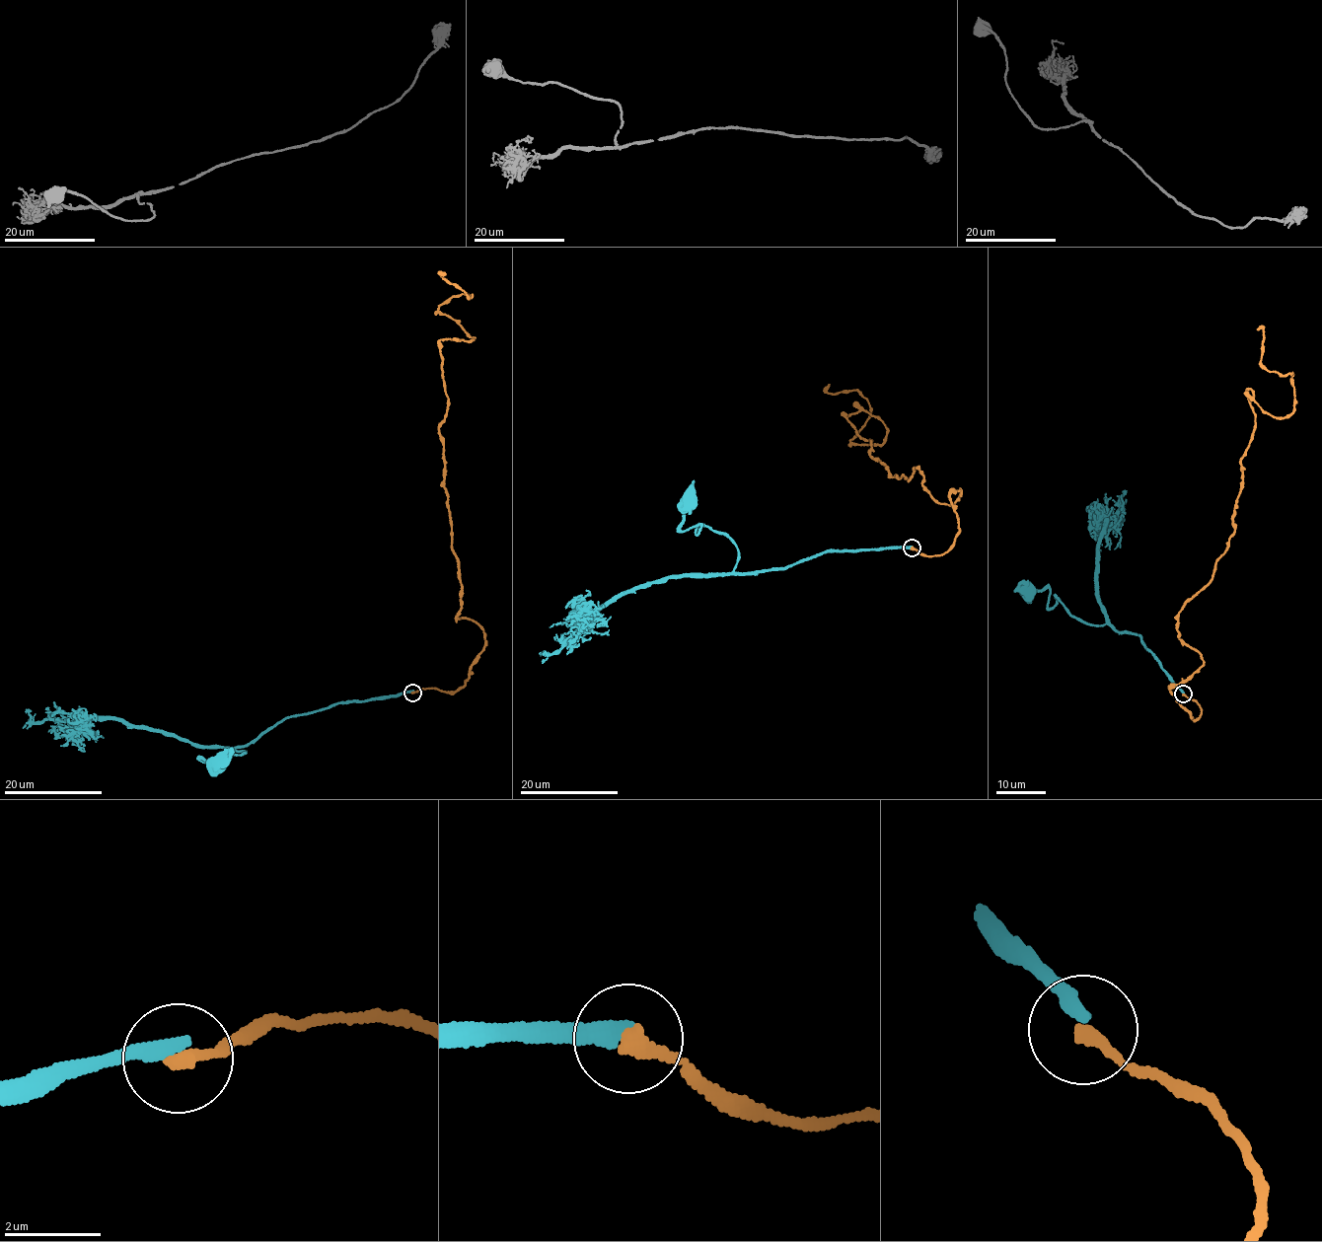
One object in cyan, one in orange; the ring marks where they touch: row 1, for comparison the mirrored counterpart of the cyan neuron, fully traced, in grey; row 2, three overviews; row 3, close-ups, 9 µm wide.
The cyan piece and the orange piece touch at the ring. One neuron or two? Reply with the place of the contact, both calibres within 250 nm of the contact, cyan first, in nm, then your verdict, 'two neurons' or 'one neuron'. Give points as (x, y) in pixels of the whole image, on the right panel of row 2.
(1183, 694) | 400/320 nm | two neurons

